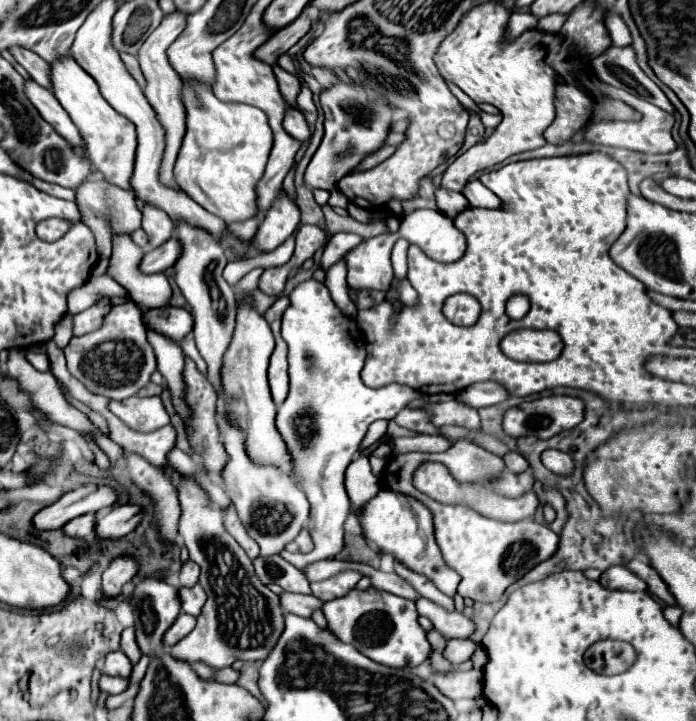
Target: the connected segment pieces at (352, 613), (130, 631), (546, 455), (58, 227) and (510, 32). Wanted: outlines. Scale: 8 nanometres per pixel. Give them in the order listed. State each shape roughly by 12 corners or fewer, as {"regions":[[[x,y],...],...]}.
{"regions":[[[377,590],[325,602],[329,630],[367,658],[431,654],[415,602]],[[135,628],[121,634],[121,650],[135,664],[141,658],[135,642]],[[545,450],[541,462],[553,474],[575,470],[573,456],[561,450]],[[43,220],[37,228],[41,240],[57,240],[67,232],[67,222]],[[523,10],[511,12],[507,40],[535,28],[537,16]]]}

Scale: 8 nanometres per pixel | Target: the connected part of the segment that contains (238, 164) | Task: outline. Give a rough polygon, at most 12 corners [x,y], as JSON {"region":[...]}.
{"region":[[183,82],[175,182],[225,222],[255,214],[267,116]]}

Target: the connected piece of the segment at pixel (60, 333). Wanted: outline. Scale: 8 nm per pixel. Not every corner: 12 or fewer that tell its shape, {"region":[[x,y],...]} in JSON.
{"region":[[73,316],[55,326],[55,344],[65,348],[73,338]]}

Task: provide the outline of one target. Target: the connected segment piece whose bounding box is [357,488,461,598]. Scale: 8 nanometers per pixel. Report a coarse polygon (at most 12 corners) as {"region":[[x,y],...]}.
{"region":[[383,488],[359,508],[363,538],[455,596],[461,576],[431,512]]}

